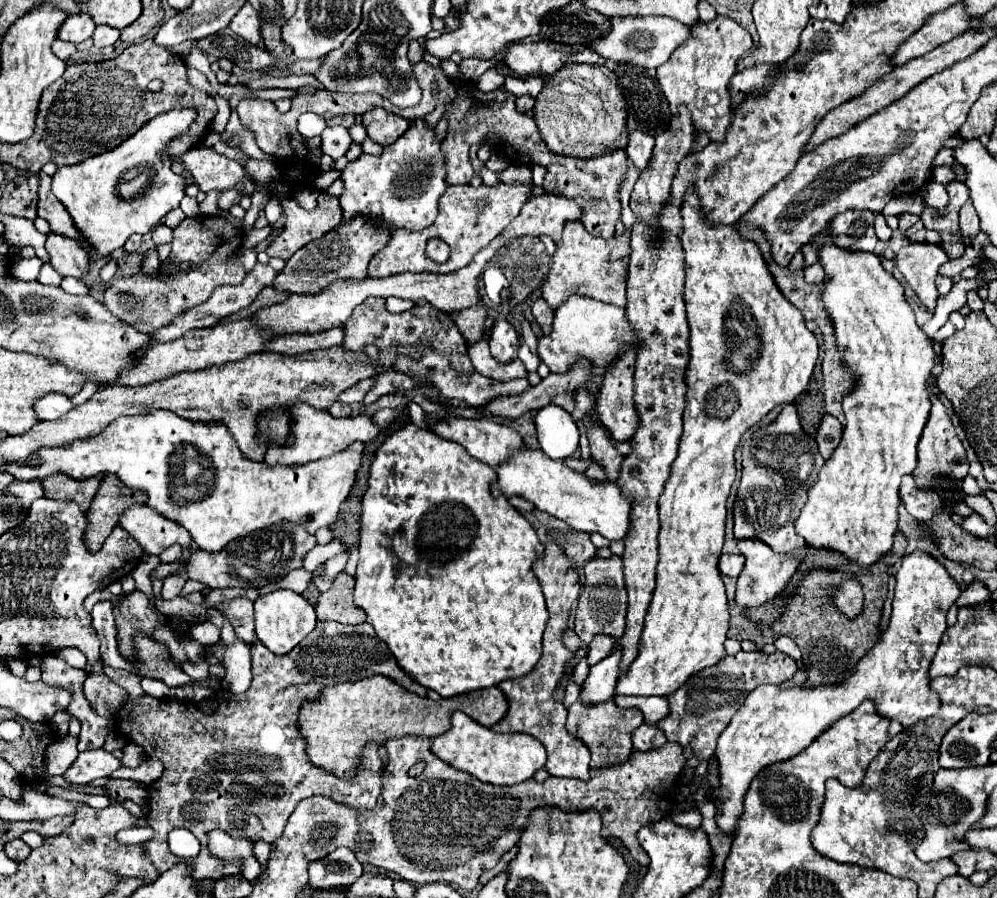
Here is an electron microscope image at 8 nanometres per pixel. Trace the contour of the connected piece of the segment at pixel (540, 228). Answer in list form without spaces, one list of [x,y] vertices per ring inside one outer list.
[[[546,193],[528,199],[518,217],[522,217],[522,237],[548,235],[554,239],[554,243],[558,243],[564,223],[568,219],[580,219],[580,207],[576,205],[576,201]]]

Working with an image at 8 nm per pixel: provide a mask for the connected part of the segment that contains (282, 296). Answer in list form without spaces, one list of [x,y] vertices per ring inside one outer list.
[[[266,287],[264,291],[260,291],[260,295],[254,299],[254,303],[252,303],[250,307],[246,307],[246,309],[242,309],[242,311],[230,315],[230,317],[226,317],[224,321],[238,321],[238,319],[252,317],[258,309],[268,307],[268,305],[276,305],[276,303],[280,303],[280,301],[286,301],[288,297],[290,297],[288,291],[276,291],[274,287]]]

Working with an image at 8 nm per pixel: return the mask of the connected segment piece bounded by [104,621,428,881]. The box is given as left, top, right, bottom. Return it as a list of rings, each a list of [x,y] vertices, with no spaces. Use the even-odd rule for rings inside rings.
[[[318,621],[316,629],[286,655],[268,659],[268,649],[258,639],[250,643],[250,653],[254,667],[250,687],[244,693],[218,689],[212,695],[216,709],[210,715],[188,701],[146,695],[140,685],[144,677],[138,673],[104,667],[104,673],[130,693],[128,703],[114,717],[116,729],[124,731],[132,743],[144,747],[148,757],[156,755],[166,767],[162,777],[150,785],[148,827],[152,827],[154,837],[142,843],[160,873],[178,863],[186,863],[196,881],[216,881],[224,875],[236,875],[240,871],[238,863],[220,863],[208,853],[208,831],[224,829],[236,837],[274,843],[282,835],[294,807],[306,797],[324,795],[354,809],[372,809],[382,791],[378,745],[368,743],[368,747],[364,747],[364,759],[360,759],[360,767],[356,767],[356,779],[336,779],[334,775],[328,775],[328,771],[316,767],[308,759],[304,735],[300,735],[300,727],[296,727],[300,705],[308,703],[308,699],[316,699],[322,687],[360,681],[372,675],[386,675],[422,697],[428,691],[400,669],[396,657],[388,651],[388,645],[374,635],[374,629],[368,623],[342,625]],[[196,721],[204,725],[204,733],[192,729]],[[214,729],[224,729],[226,741],[212,739]],[[246,817],[252,821],[258,819],[260,823],[246,823]],[[176,827],[184,827],[198,837],[202,843],[198,857],[184,861],[170,853],[168,833]]]

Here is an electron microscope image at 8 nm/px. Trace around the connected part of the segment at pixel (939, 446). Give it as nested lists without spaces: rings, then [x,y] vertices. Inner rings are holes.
[[[930,375],[930,379],[928,379],[928,393],[930,393],[932,409],[930,409],[930,417],[928,417],[926,427],[924,427],[924,433],[920,437],[920,443],[918,443],[918,467],[914,471],[920,487],[932,487],[932,483],[926,483],[932,477],[962,479],[962,477],[968,475],[968,461],[966,461],[966,453],[964,453],[962,441],[958,439],[958,435],[954,431],[954,425],[950,421],[950,415],[948,415],[946,407],[942,405],[940,397],[934,393],[934,381],[936,379]]]

